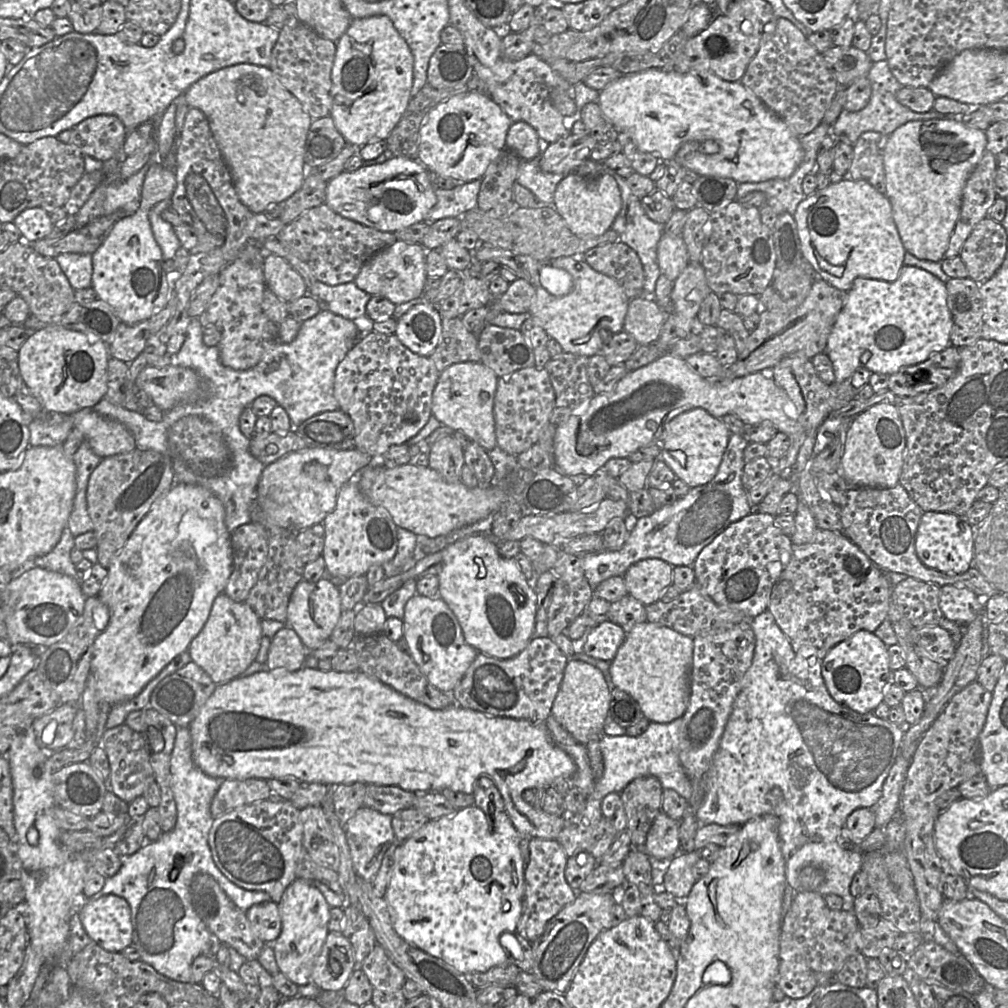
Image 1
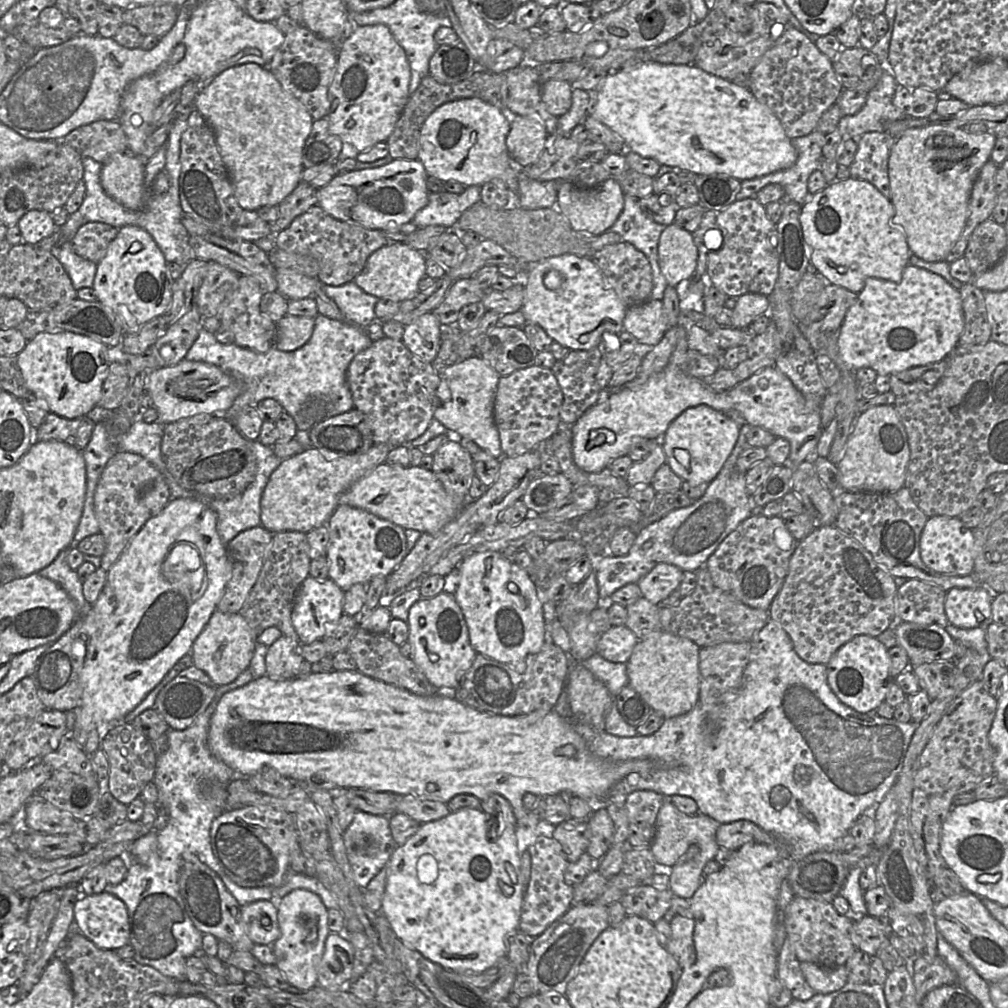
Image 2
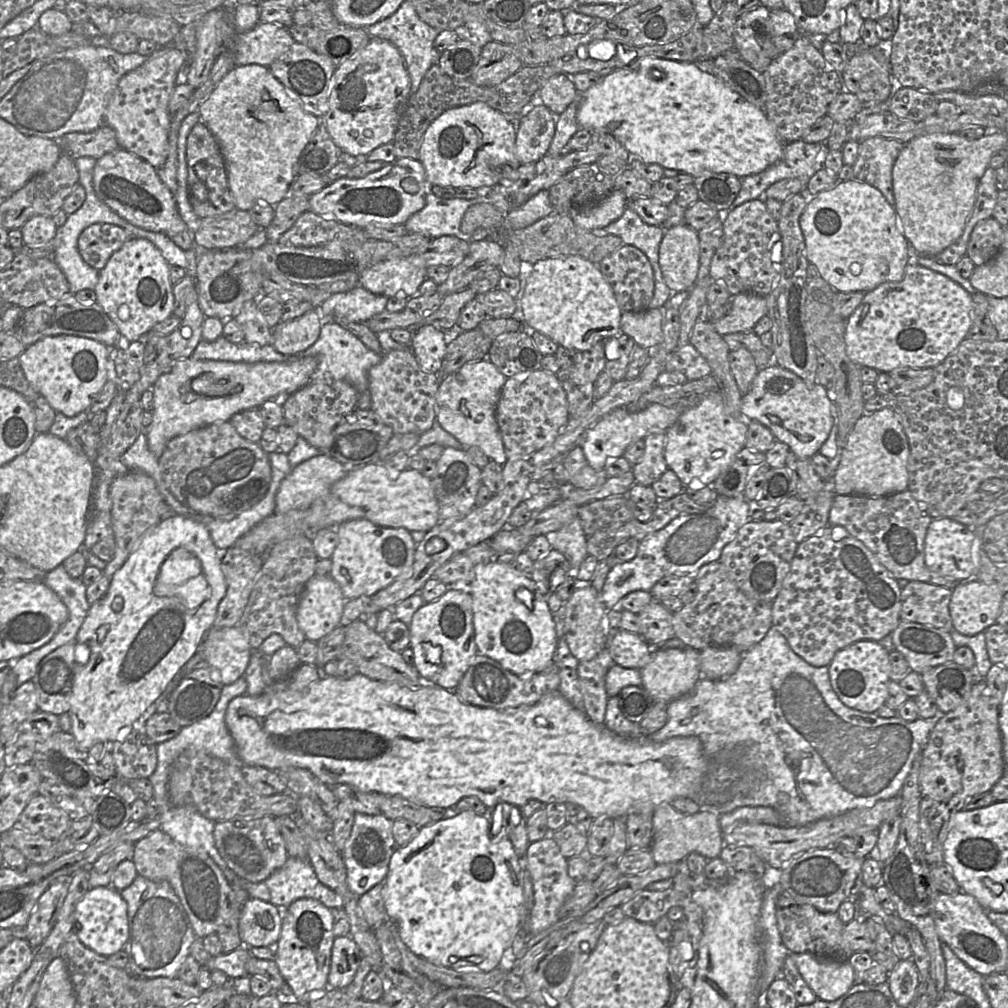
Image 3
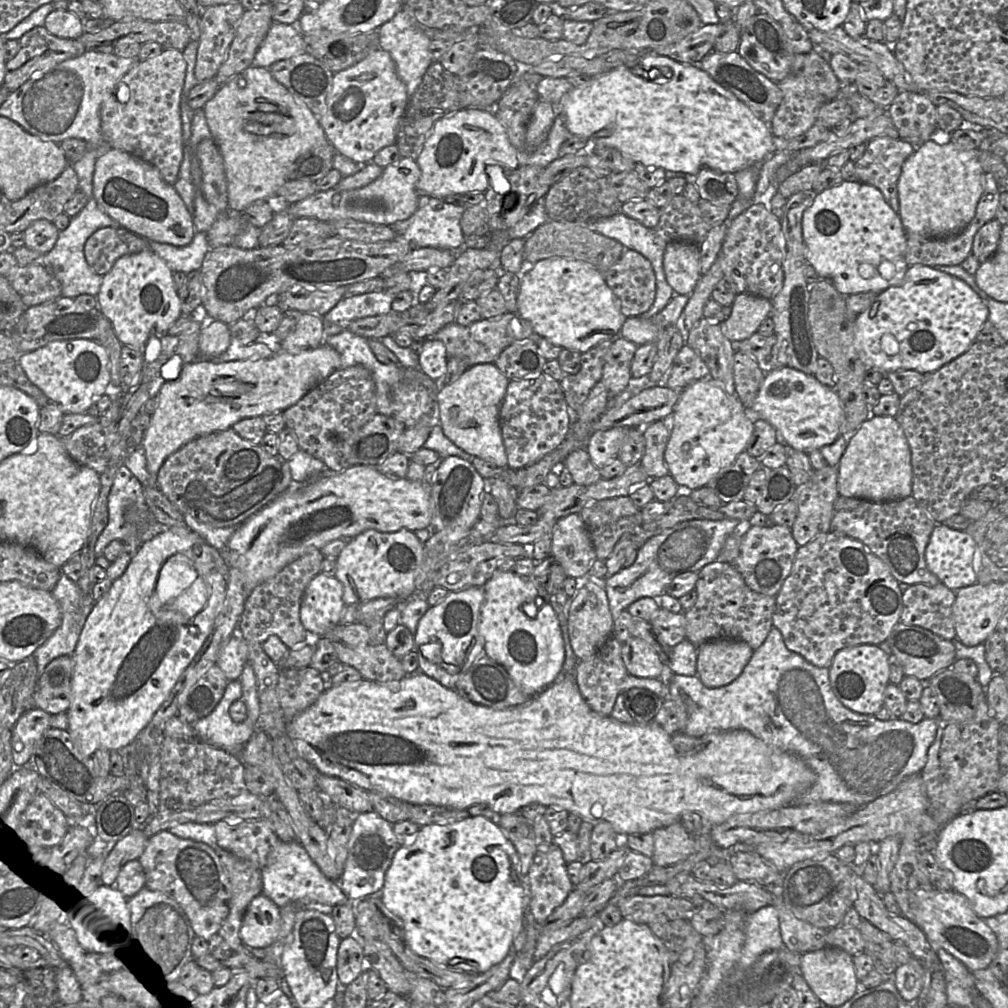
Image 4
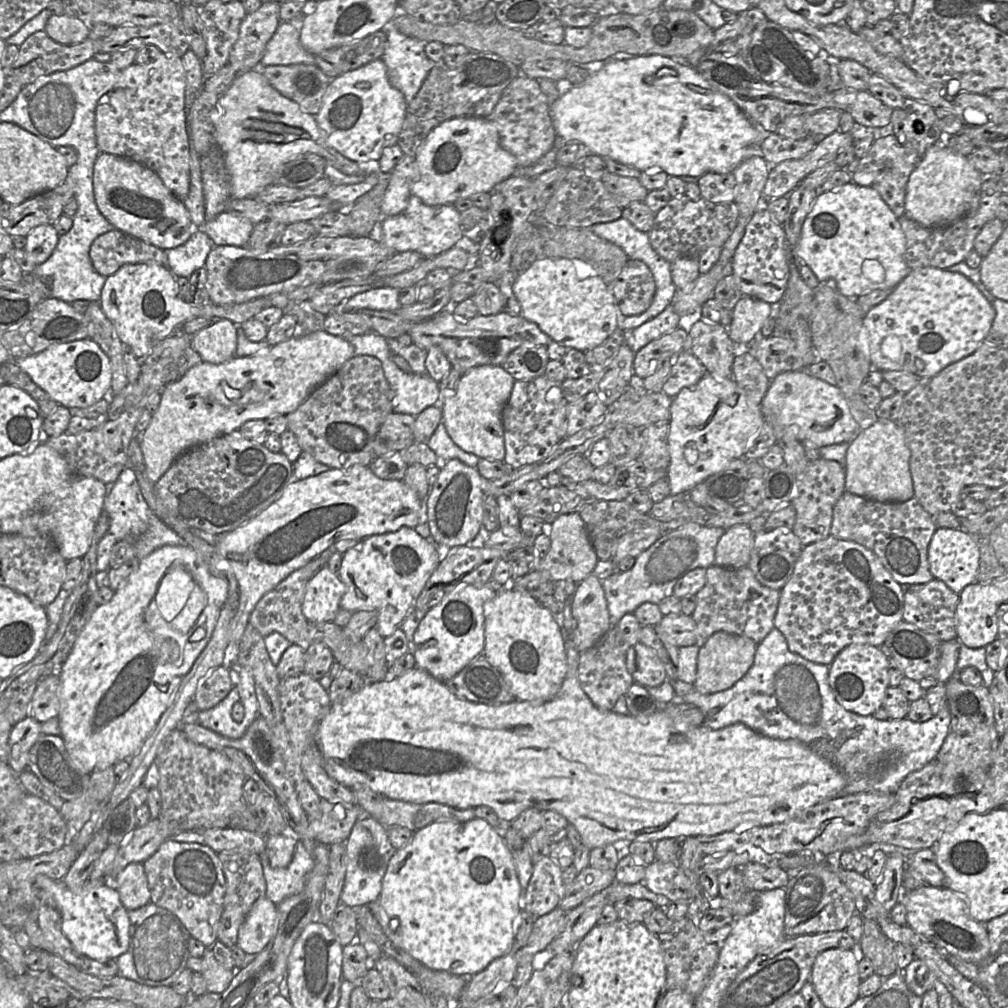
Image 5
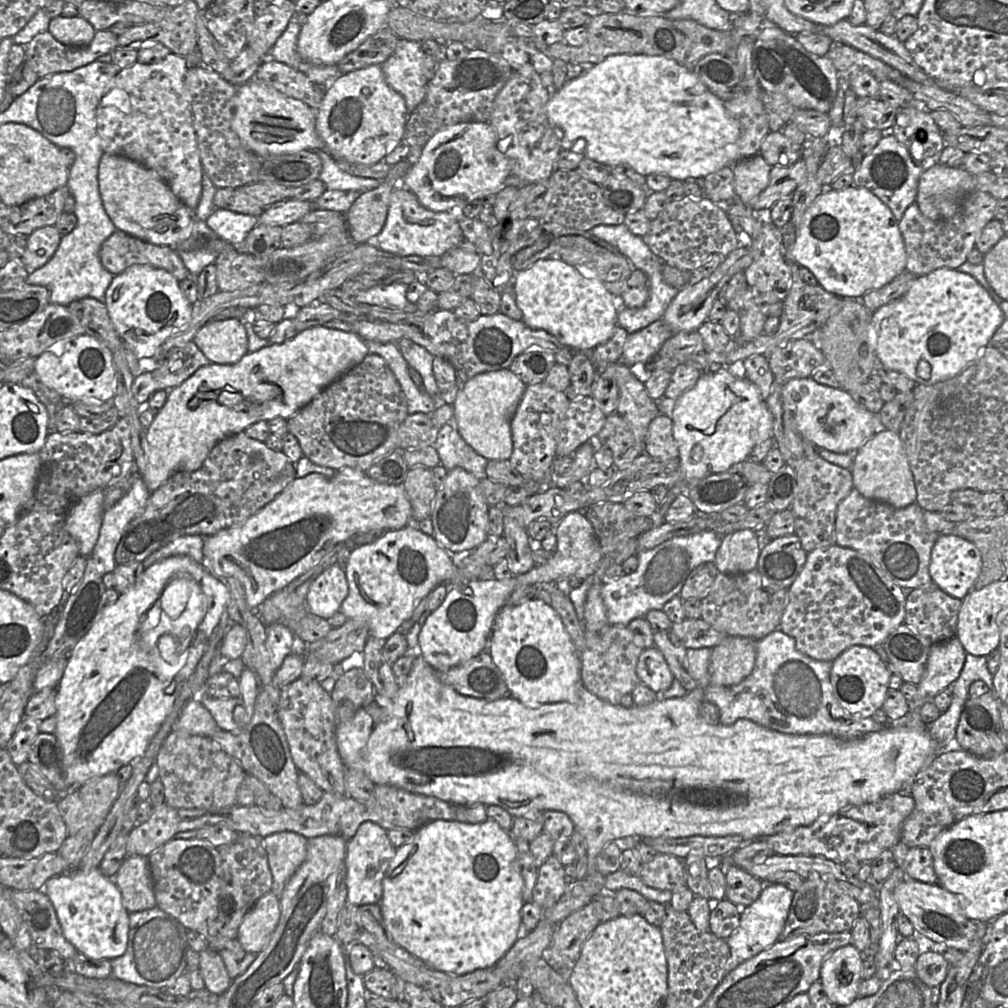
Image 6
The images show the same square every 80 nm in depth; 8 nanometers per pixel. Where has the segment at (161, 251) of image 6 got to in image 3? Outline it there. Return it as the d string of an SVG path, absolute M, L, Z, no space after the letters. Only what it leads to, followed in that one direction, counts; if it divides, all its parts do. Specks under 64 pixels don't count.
M96 223L81 232L77 248L85 263L100 271L111 255L130 238L132 235L121 227Z

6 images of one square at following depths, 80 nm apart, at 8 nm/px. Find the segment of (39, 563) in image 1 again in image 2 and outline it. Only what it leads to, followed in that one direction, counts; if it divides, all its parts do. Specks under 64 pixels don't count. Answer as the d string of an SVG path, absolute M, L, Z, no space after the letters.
M69 548L59 553L56 559L47 567L40 570L39 574L60 585L70 598L76 603L81 613L86 613L89 604L83 595L83 582L77 572L72 570L67 563Z

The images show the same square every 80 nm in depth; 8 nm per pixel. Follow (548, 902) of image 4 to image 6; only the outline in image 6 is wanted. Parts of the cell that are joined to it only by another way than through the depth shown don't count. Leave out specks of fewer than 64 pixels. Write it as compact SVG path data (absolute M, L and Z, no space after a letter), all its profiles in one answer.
M551 855L538 868L538 877L531 901L539 905L543 910L553 907L566 888L564 871L564 866L560 860L556 856Z

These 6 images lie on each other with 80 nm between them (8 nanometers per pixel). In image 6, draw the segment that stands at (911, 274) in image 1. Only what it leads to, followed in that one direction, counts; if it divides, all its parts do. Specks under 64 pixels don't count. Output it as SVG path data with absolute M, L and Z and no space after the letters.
M938 268L917 276L902 297L873 312L876 355L879 363L906 374L916 384L934 384L958 375L976 361L1003 320L1004 313L999 305L973 276L957 269Z

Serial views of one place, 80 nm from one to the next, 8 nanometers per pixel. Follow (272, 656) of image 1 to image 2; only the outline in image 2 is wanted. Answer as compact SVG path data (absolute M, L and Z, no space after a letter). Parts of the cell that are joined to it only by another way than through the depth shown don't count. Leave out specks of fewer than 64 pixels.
M282 635L268 647L266 654L266 675L273 680L297 677L304 662L299 640Z

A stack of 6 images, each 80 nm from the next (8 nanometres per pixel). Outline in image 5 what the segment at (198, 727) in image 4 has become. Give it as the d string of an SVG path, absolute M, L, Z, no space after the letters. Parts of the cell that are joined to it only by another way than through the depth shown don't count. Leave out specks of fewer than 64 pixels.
M234 677L234 686L221 702L211 709L199 711L197 724L230 739L241 738L253 721L249 721L248 712L245 712L241 722L232 719L232 707L239 700L240 695Z

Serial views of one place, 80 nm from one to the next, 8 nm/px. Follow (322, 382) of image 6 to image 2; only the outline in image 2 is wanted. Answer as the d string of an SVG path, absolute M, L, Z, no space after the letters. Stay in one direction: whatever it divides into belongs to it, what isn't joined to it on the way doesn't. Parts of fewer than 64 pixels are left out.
M183 359L174 366L150 371L145 379L145 389L158 413L156 422L167 425L201 413L223 417L241 393L241 384L215 365Z

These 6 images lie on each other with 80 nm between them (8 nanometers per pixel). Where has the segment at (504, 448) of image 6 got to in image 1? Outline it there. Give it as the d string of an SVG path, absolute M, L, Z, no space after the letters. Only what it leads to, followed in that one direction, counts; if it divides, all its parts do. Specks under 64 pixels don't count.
M461 362L439 373L432 394L431 412L442 425L462 431L486 451L497 446L494 421L494 397L498 376L481 362Z

